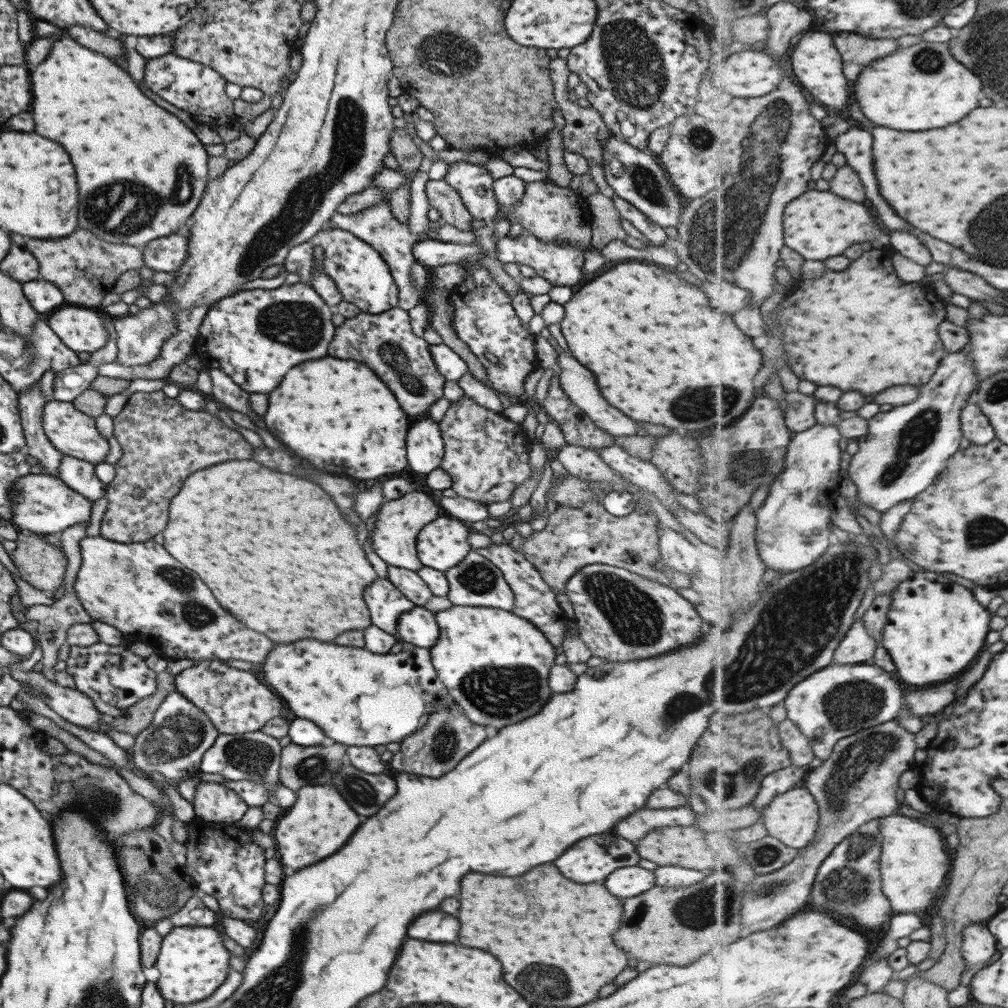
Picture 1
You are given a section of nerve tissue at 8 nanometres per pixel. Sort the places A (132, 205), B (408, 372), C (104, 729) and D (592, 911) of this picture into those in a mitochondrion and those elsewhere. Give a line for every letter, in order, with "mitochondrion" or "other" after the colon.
A: mitochondrion
B: mitochondrion
C: other
D: other

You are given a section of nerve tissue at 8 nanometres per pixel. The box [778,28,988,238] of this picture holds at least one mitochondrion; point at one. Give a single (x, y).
(928, 61)

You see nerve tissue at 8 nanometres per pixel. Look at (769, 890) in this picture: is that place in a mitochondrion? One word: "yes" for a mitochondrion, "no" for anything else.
yes

